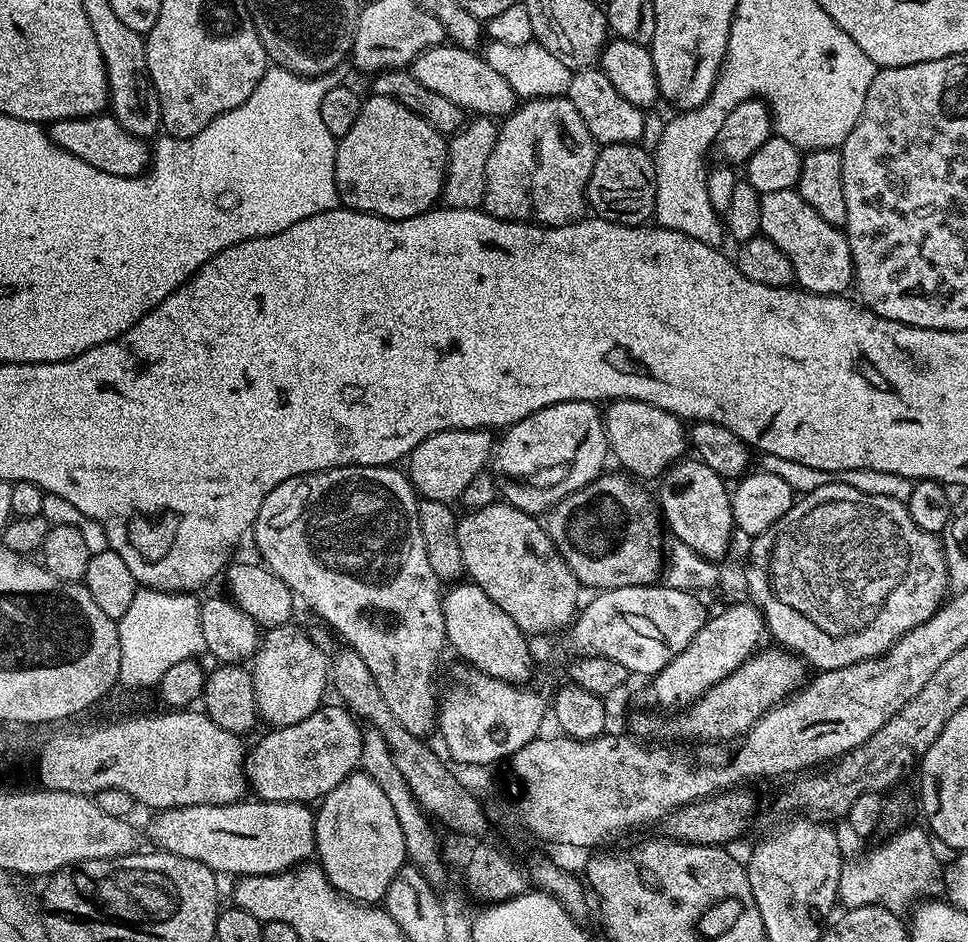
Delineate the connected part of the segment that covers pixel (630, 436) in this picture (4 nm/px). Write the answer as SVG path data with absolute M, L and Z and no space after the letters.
M614 400L603 409L602 415L611 459L616 459L625 468L621 468L625 473L641 481L648 480L651 476L663 476L685 455L686 428L680 417L658 406L650 406L650 402Z

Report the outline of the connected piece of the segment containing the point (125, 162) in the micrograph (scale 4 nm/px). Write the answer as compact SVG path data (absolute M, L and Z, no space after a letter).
M110 114L53 120L46 128L48 136L62 150L90 162L94 170L106 170L122 178L141 176L150 163L150 148L141 137L130 134Z

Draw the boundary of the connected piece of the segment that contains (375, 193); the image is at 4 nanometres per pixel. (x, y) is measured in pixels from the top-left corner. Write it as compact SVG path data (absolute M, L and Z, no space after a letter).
M369 95L367 99L361 103L358 118L354 122L354 126L350 126L350 134L339 137L336 145L336 194L339 203L343 205L343 207L352 208L356 212L365 212L371 216L381 216L387 220L414 218L418 214L428 211L429 208L433 207L433 205L440 200L440 192L444 189L444 171L447 165L448 140L440 132L435 132L430 126L430 122L418 118L418 114L406 110L406 106L402 106L396 100Z

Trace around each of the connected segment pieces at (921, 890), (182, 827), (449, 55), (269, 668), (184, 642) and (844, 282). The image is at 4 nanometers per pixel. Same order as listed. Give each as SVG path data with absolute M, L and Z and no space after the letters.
M905 826L893 831L885 844L869 850L857 860L849 859L840 871L839 903L845 909L857 908L863 904L878 904L897 914L909 911L925 898L941 895L944 868L934 858L930 847L930 835L923 827Z
M245 799L235 804L195 804L181 808L165 808L157 811L148 824L148 836L161 852L178 854L182 858L194 858L217 874L229 872L232 878L278 874L313 859L316 850L316 818L307 804L294 802L270 802Z
M451 42L438 44L418 54L410 70L422 86L434 90L434 94L442 94L442 98L450 98L450 102L464 109L465 113L503 118L518 107L518 98L514 90L510 90L510 82L506 82L502 74L497 74L479 51L471 48L459 48Z
M289 622L263 633L256 655L250 661L254 702L259 719L272 728L285 728L310 718L325 703L324 691L330 688L330 660L296 625Z
M137 587L134 602L118 621L120 630L120 678L119 683L128 688L148 688L159 685L162 674L177 662L195 660L205 655L202 626L200 625L201 601L187 592L163 592L153 588Z
M796 188L765 192L760 197L760 205L762 206L761 233L770 238L770 242L774 242L774 246L778 246L778 250L786 254L786 258L790 258L796 275L795 283L799 287L805 292L817 292L823 296L839 296L853 287L852 255L847 235L837 225L826 222L826 218L820 217L818 210L814 210L810 202L803 200Z

